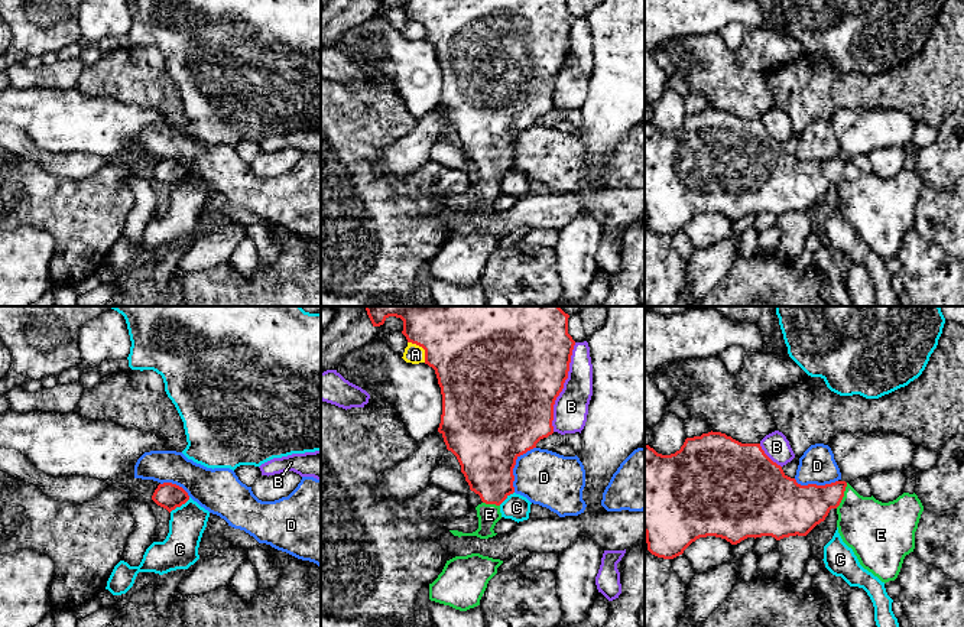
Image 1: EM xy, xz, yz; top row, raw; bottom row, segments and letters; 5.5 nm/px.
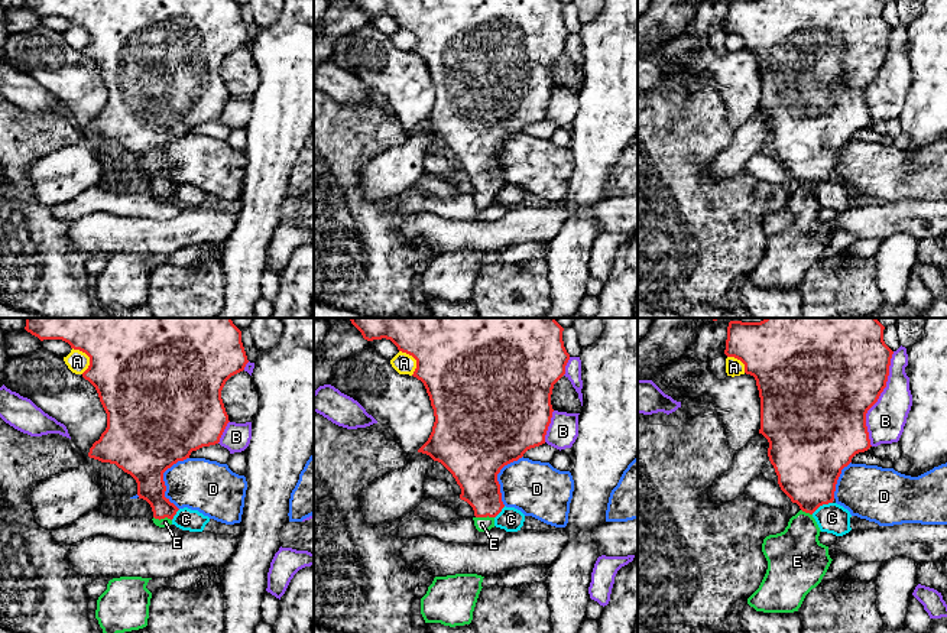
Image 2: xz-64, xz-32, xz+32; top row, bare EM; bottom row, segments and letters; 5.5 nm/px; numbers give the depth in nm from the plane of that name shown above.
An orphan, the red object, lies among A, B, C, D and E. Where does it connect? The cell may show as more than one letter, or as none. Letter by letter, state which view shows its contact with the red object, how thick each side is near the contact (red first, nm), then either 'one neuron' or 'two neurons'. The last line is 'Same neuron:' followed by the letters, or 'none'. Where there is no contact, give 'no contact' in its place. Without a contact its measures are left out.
A: xz | 380/110 nm | two neurons
B: xz | 500/190 nm | two neurons
C: xy | 150/200 nm | two neurons
D: xz | 440/300 nm | two neurons
E: yz | 260/320 nm | one neuron
Same neuron: E

